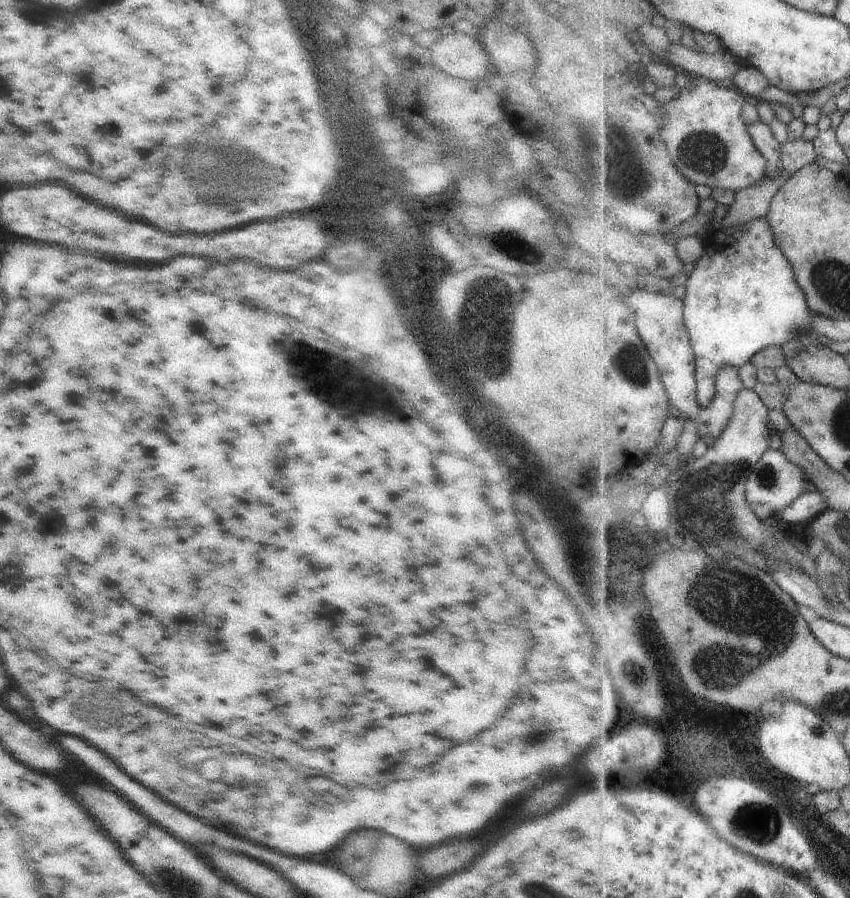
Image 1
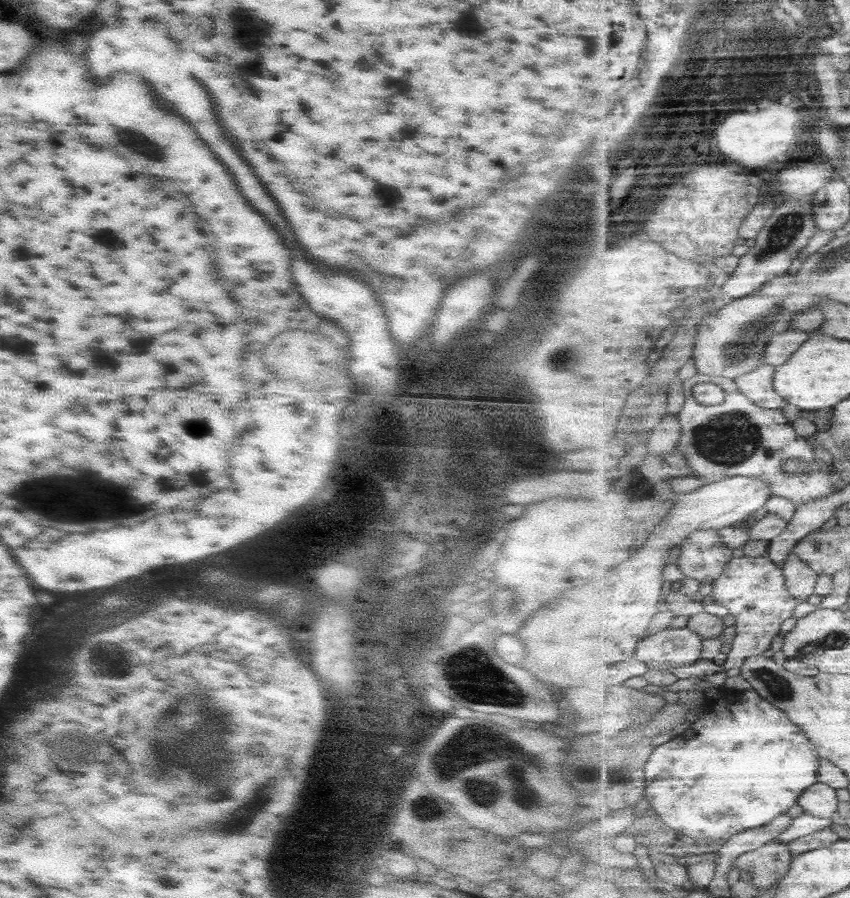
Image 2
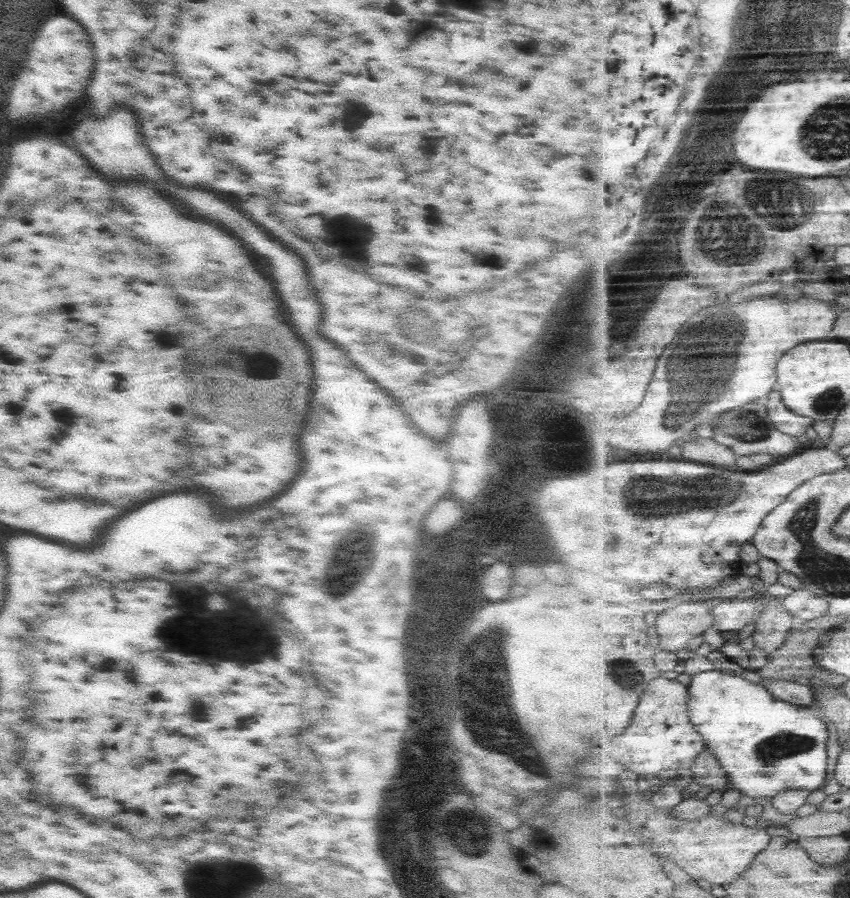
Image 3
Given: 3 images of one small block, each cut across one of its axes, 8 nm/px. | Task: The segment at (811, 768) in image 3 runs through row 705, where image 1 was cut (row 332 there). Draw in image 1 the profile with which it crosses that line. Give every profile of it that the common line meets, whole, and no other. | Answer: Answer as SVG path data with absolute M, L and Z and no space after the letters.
M767 216L759 218L759 220L751 220L749 224L739 224L739 226L731 226L725 228L725 231L718 230L705 235L704 248L705 254L699 258L699 262L689 268L688 281L686 282L686 294L682 301L684 302L684 321L687 325L688 334L693 345L693 350L696 356L696 377L697 377L697 404L702 408L709 404L715 394L714 378L721 368L725 366L739 368L743 364L752 360L753 354L765 349L768 346L783 346L789 340L797 338L797 332L801 330L811 331L811 311L807 302L807 295L802 286L799 286L799 281L795 268L783 250L779 248L779 244L775 242L775 234L771 232L771 226L767 222Z

